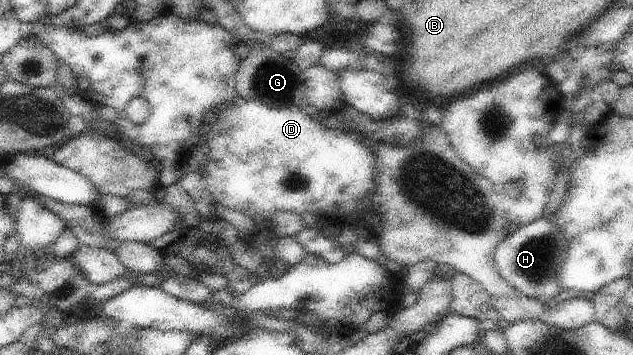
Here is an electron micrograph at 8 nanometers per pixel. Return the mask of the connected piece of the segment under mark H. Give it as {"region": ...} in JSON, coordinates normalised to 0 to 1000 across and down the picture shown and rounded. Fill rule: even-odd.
{"region":[[[878,608],[852,614],[847,623],[809,645],[784,696],[780,732],[790,777],[825,828],[847,839],[863,862],[874,862],[888,823],[882,789],[897,721],[894,659],[882,642]]]}

